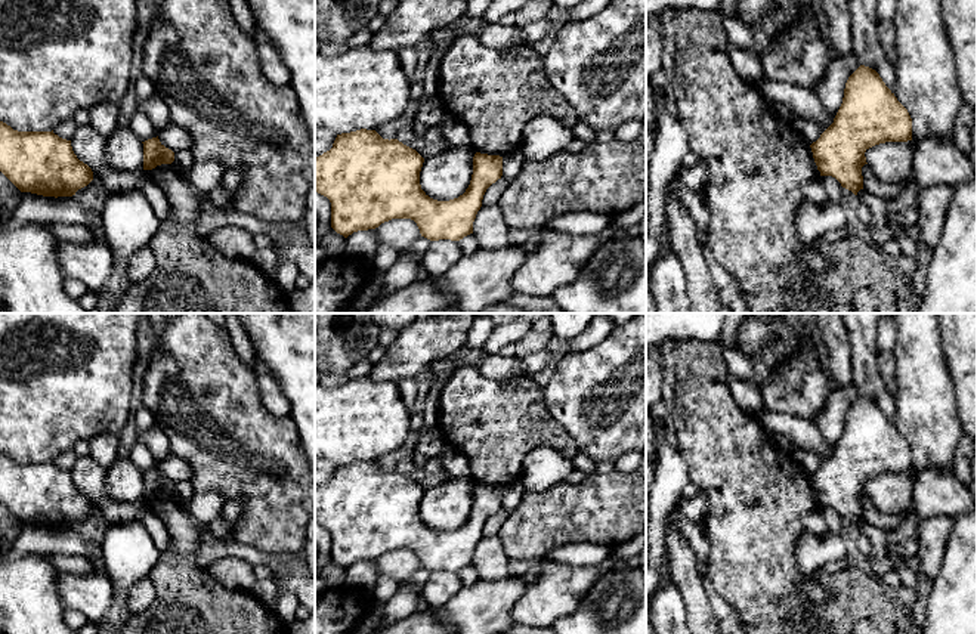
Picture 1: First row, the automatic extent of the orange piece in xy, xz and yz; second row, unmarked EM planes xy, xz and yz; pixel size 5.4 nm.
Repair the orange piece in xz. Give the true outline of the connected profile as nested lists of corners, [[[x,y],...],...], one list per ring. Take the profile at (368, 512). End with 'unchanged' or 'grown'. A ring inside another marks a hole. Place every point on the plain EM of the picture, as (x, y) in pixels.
[[[361,460],[337,466],[333,479],[315,488],[315,523],[331,534],[331,559],[347,569],[353,563],[375,560],[392,550],[411,550],[417,554],[421,567],[430,572],[460,572],[473,565],[473,553],[482,538],[486,520],[503,507],[503,488],[476,483],[473,488],[473,505],[463,526],[449,532],[430,529],[420,516],[420,502],[424,489],[398,470],[383,470],[375,461]]]; unchanged

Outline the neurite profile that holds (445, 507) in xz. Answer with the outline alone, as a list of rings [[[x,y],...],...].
[[[457,476],[426,489],[420,502],[420,516],[426,526],[438,532],[463,526],[472,511],[474,485],[473,477]]]

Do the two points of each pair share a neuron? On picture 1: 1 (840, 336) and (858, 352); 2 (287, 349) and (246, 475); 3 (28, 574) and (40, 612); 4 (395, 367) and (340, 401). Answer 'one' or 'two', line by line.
1: two
2: two
3: one
4: two

